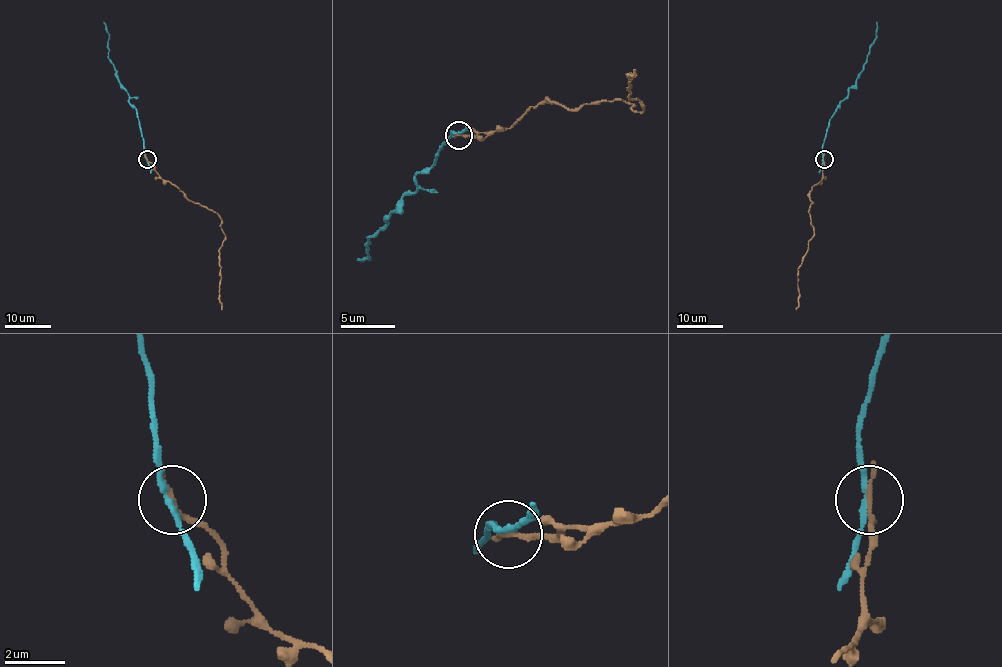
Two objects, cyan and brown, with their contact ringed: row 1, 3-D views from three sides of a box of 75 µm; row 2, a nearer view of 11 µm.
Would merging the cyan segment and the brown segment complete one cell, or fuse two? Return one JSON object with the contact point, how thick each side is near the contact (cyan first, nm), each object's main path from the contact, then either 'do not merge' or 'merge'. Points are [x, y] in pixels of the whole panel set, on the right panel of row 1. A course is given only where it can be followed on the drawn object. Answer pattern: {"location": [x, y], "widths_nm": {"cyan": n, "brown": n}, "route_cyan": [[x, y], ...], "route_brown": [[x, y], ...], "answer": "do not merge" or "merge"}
{"location": [824, 159], "widths_nm": {"cyan": 180, "brown": 150}, "route_cyan": [[823, 159], [822, 145], [828, 122], [856, 84], [867, 59], [869, 45], [875, 39], [876, 21]], "route_brown": [[823, 159], [822, 179], [809, 196], [814, 235], [798, 269], [796, 310]], "answer": "do not merge"}

